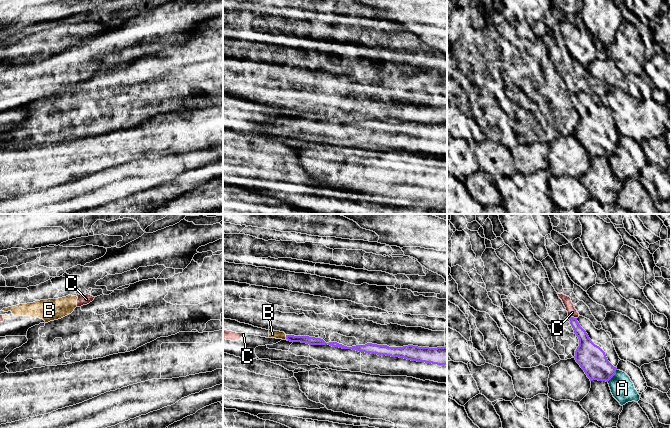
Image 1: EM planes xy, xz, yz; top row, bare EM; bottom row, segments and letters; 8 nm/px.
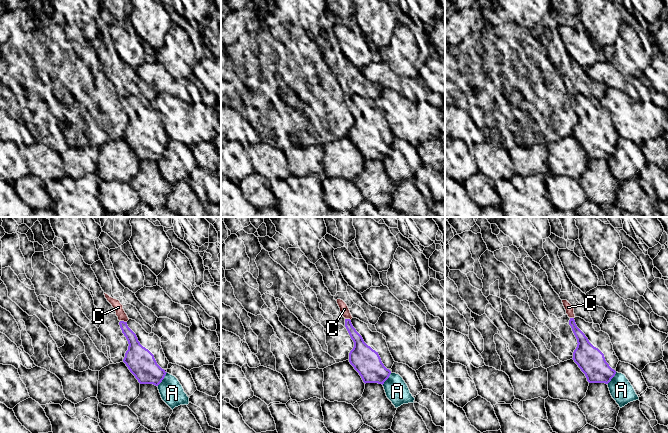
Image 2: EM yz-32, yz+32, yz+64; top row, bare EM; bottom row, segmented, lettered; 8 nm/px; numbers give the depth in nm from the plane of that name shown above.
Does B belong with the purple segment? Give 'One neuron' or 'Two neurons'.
Two neurons

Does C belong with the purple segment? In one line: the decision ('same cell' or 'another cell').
another cell

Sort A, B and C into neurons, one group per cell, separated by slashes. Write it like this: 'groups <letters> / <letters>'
groups A / B C

